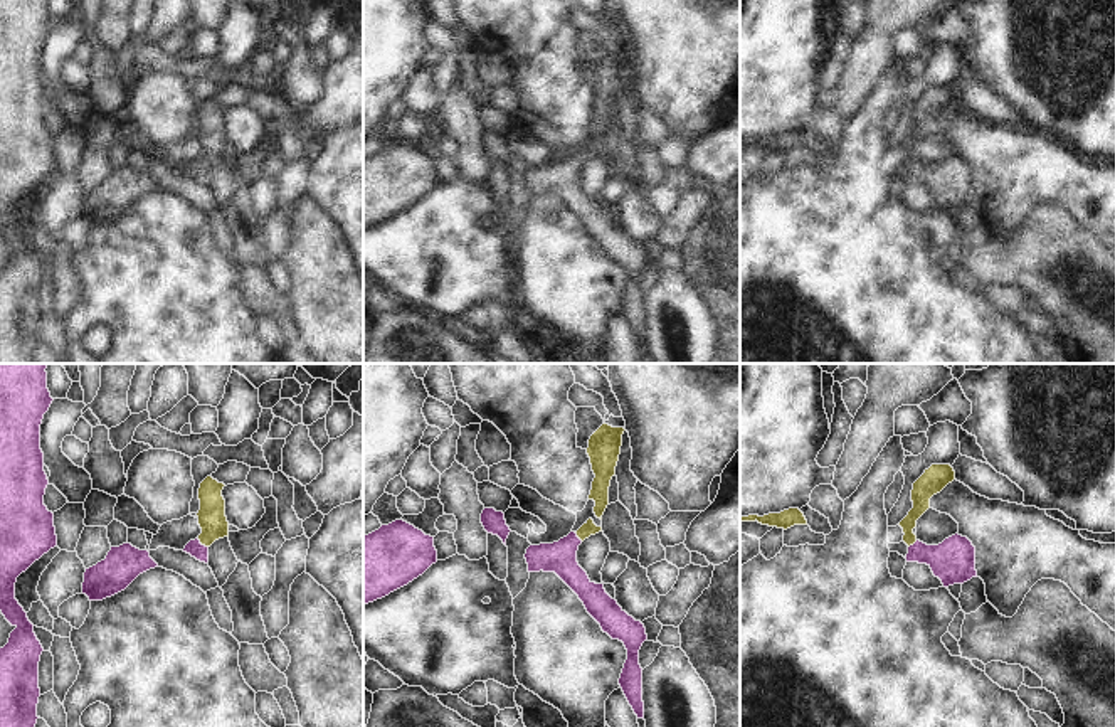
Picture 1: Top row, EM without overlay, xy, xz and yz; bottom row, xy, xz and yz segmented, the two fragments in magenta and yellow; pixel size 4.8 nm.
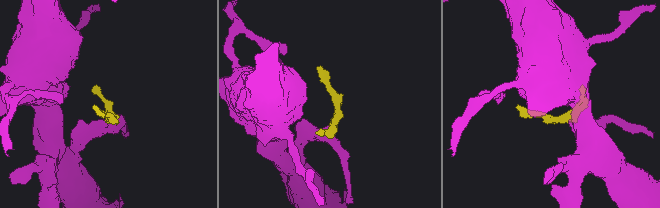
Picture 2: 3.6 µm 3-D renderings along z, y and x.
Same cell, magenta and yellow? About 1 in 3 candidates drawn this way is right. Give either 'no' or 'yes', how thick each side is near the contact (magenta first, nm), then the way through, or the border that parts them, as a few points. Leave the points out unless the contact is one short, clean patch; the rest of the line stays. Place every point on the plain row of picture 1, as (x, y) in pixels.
yes; 80 nm thick on the magenta side, 140 nm on the other; runs through xy (194, 170), (200, 167), (212, 153), (212, 143)

